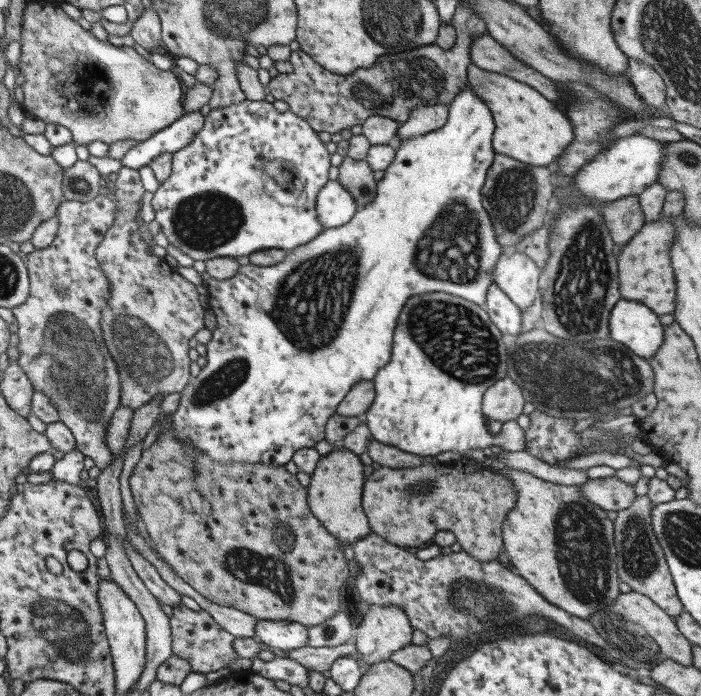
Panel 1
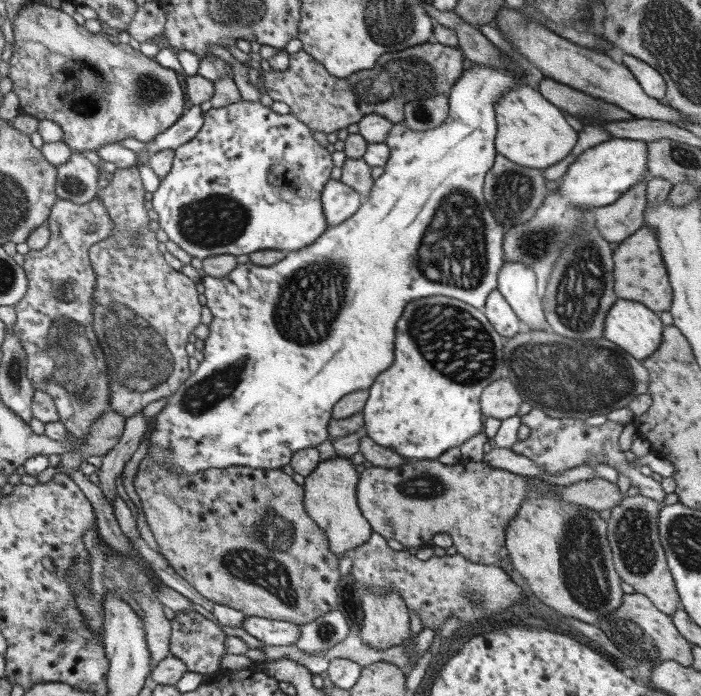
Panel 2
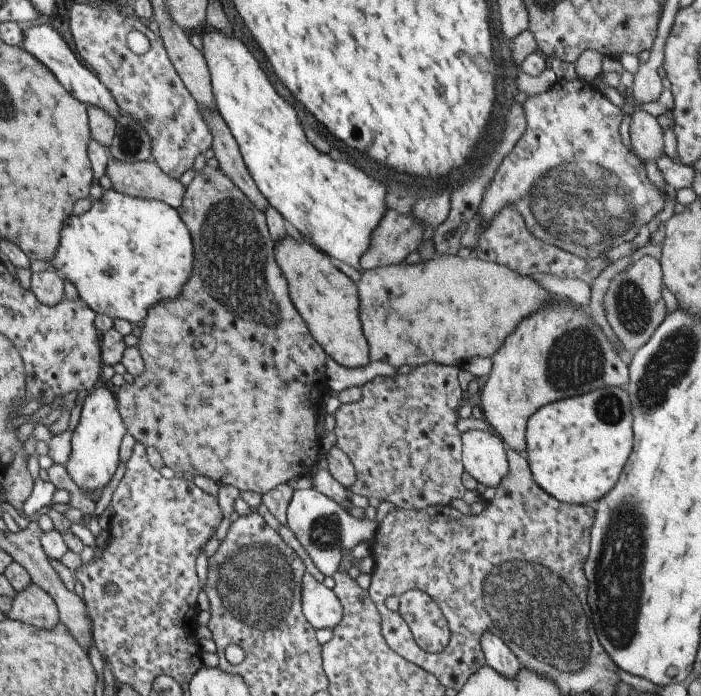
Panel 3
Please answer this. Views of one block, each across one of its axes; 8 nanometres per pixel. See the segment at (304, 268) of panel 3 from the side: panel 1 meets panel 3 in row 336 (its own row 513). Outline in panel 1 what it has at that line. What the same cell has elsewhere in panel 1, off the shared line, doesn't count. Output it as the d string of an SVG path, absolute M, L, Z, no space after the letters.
M336 445L333 451L322 455L310 475L308 508L322 522L322 526L335 536L340 544L353 544L371 534L371 527L362 508L362 487L366 474L360 457L344 446Z

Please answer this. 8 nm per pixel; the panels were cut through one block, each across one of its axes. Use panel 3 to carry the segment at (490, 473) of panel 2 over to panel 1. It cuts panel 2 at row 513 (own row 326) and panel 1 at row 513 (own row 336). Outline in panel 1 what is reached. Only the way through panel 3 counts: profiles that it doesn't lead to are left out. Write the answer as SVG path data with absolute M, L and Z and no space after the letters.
M427 461L416 468L402 469L383 466L371 473L362 487L362 508L368 518L371 533L382 536L389 543L401 547L415 546L420 550L432 544L434 535L446 530L456 535L462 552L480 561L499 559L503 551L502 524L506 516L516 508L516 500L518 495L509 478L499 472L492 472L482 462L476 461L473 465L457 462L454 466Z

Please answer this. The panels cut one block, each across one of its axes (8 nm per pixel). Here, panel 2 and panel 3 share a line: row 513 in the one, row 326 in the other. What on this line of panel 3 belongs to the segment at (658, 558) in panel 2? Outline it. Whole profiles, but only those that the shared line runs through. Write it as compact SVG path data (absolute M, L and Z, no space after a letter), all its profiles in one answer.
M649 259L636 262L617 274L604 297L606 317L616 337L630 354L645 346L667 316L662 299L663 271L660 262Z

